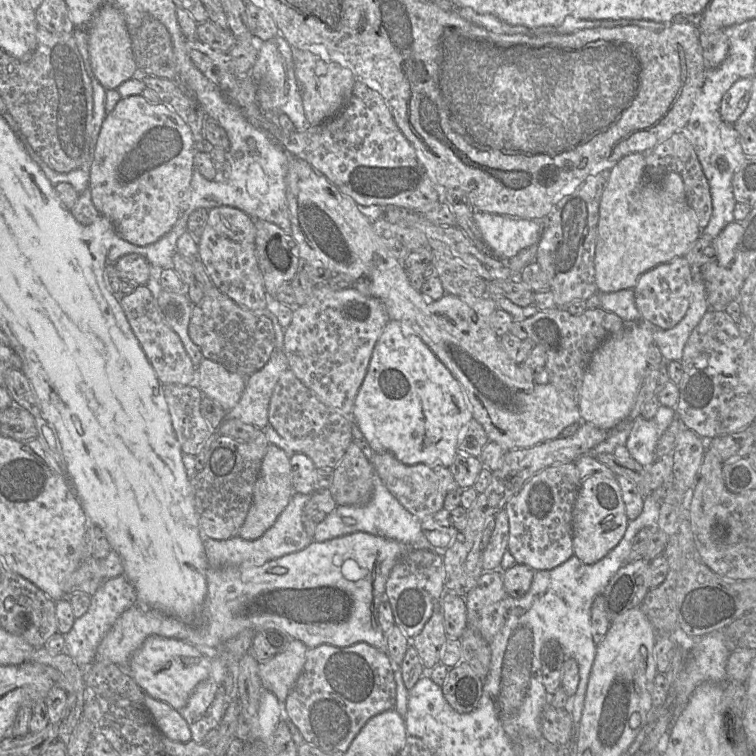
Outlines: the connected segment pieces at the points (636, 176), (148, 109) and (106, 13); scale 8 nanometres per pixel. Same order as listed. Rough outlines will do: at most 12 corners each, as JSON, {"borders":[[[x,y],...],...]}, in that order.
{"borders":[[[621,158],[602,193],[598,292],[633,289],[701,235],[681,176]],[[122,98],[89,177],[120,238],[153,244],[187,207],[191,129]],[[102,6],[88,28],[106,90],[140,75],[123,13]]]}

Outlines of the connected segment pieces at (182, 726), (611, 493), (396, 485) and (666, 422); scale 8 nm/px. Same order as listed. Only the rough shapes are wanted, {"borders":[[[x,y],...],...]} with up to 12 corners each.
{"borders":[[[147,694],[155,725],[176,742],[192,740],[179,711]],[[616,478],[581,481],[573,555],[585,564],[623,538],[628,518]],[[388,452],[370,462],[420,521],[459,488],[449,467],[406,465]],[[660,405],[652,419],[635,419],[625,444],[650,467],[659,439],[675,418]]]}

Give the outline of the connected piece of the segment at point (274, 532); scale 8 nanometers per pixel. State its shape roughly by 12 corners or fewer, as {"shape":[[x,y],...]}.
{"shape":[[293,493],[261,537],[204,539],[209,568],[257,567],[307,547]]}

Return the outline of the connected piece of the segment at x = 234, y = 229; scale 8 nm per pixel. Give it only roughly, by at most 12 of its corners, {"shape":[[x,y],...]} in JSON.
{"shape":[[208,211],[198,258],[241,307],[271,307],[253,219]]}

